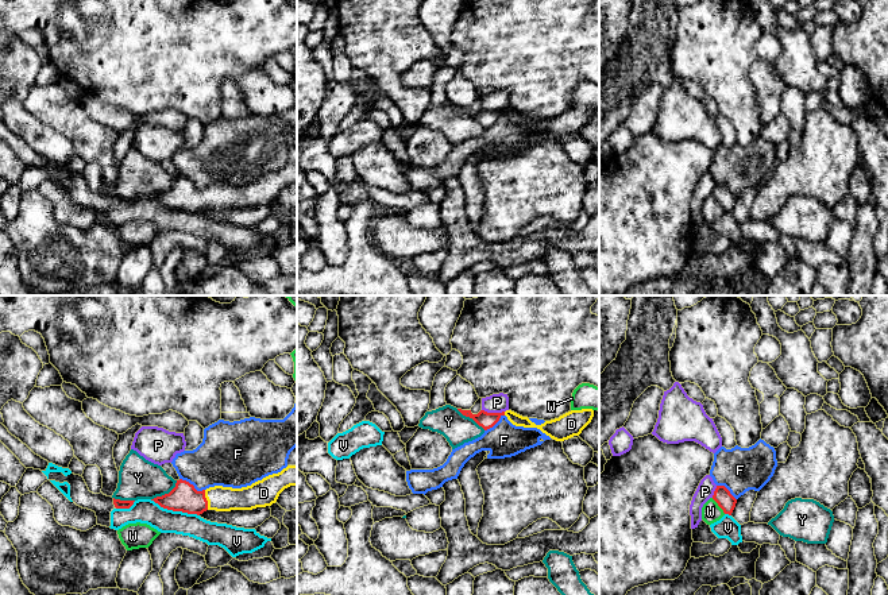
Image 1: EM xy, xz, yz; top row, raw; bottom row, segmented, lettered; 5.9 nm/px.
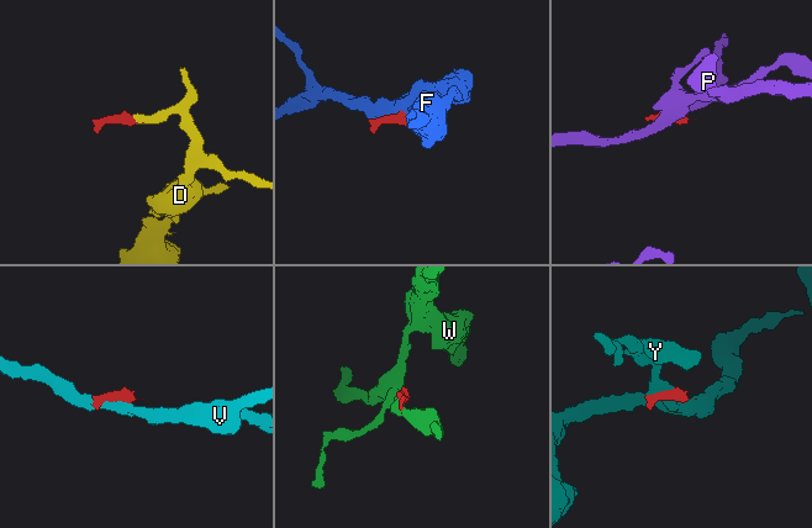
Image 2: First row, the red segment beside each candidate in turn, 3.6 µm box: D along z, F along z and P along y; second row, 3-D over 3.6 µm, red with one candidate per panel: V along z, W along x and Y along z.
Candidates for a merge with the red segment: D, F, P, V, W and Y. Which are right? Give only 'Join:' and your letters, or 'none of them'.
Join: D

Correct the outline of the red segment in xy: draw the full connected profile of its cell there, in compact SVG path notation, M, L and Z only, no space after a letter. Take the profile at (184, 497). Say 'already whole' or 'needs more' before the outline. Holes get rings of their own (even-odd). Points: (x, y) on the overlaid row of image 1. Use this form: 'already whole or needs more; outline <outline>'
needs more; outline M287 465L281 472L242 488L215 486L197 491L193 484L179 479L169 494L151 501L167 510L197 515L206 510L252 510L271 506L290 486L297 486L297 465Z

